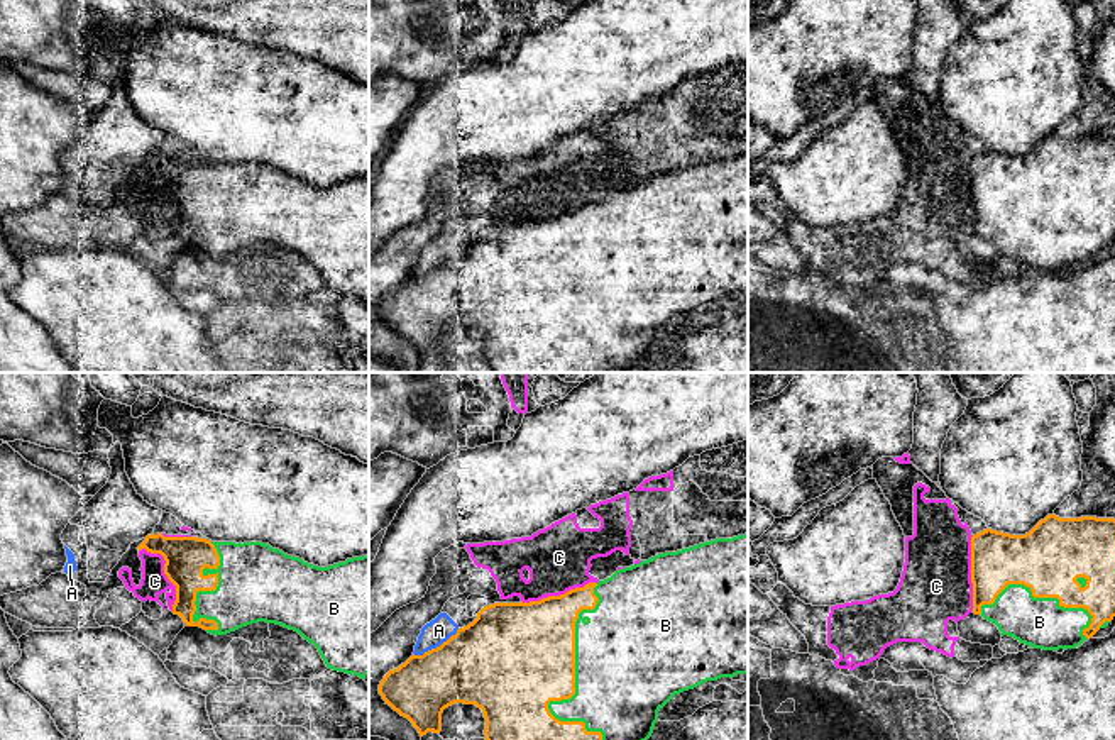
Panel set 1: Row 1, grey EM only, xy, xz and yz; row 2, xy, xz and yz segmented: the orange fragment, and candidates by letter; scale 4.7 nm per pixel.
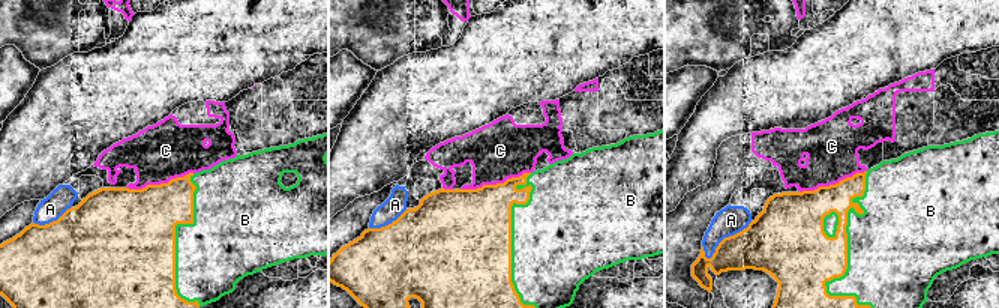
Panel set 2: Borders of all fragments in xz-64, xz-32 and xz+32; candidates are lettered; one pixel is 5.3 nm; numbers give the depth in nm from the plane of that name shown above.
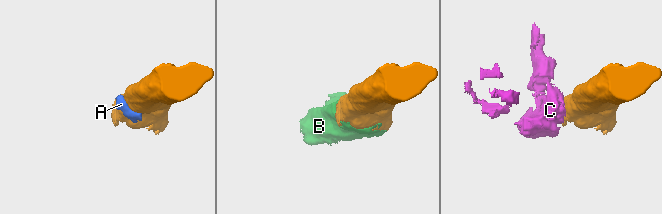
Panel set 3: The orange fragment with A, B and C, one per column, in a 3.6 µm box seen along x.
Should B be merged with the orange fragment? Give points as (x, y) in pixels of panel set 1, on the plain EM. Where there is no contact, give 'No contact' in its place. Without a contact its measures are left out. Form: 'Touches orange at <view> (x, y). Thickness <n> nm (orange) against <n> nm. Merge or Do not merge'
Touches orange at xz (574, 307). Thickness 440 nm (orange) against 480 nm. Merge

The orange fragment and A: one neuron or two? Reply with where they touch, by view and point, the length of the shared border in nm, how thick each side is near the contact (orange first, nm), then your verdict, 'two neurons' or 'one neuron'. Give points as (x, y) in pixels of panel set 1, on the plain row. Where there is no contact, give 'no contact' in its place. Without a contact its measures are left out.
xz (437, 268) | 260 nm | 400/120 nm | two neurons

